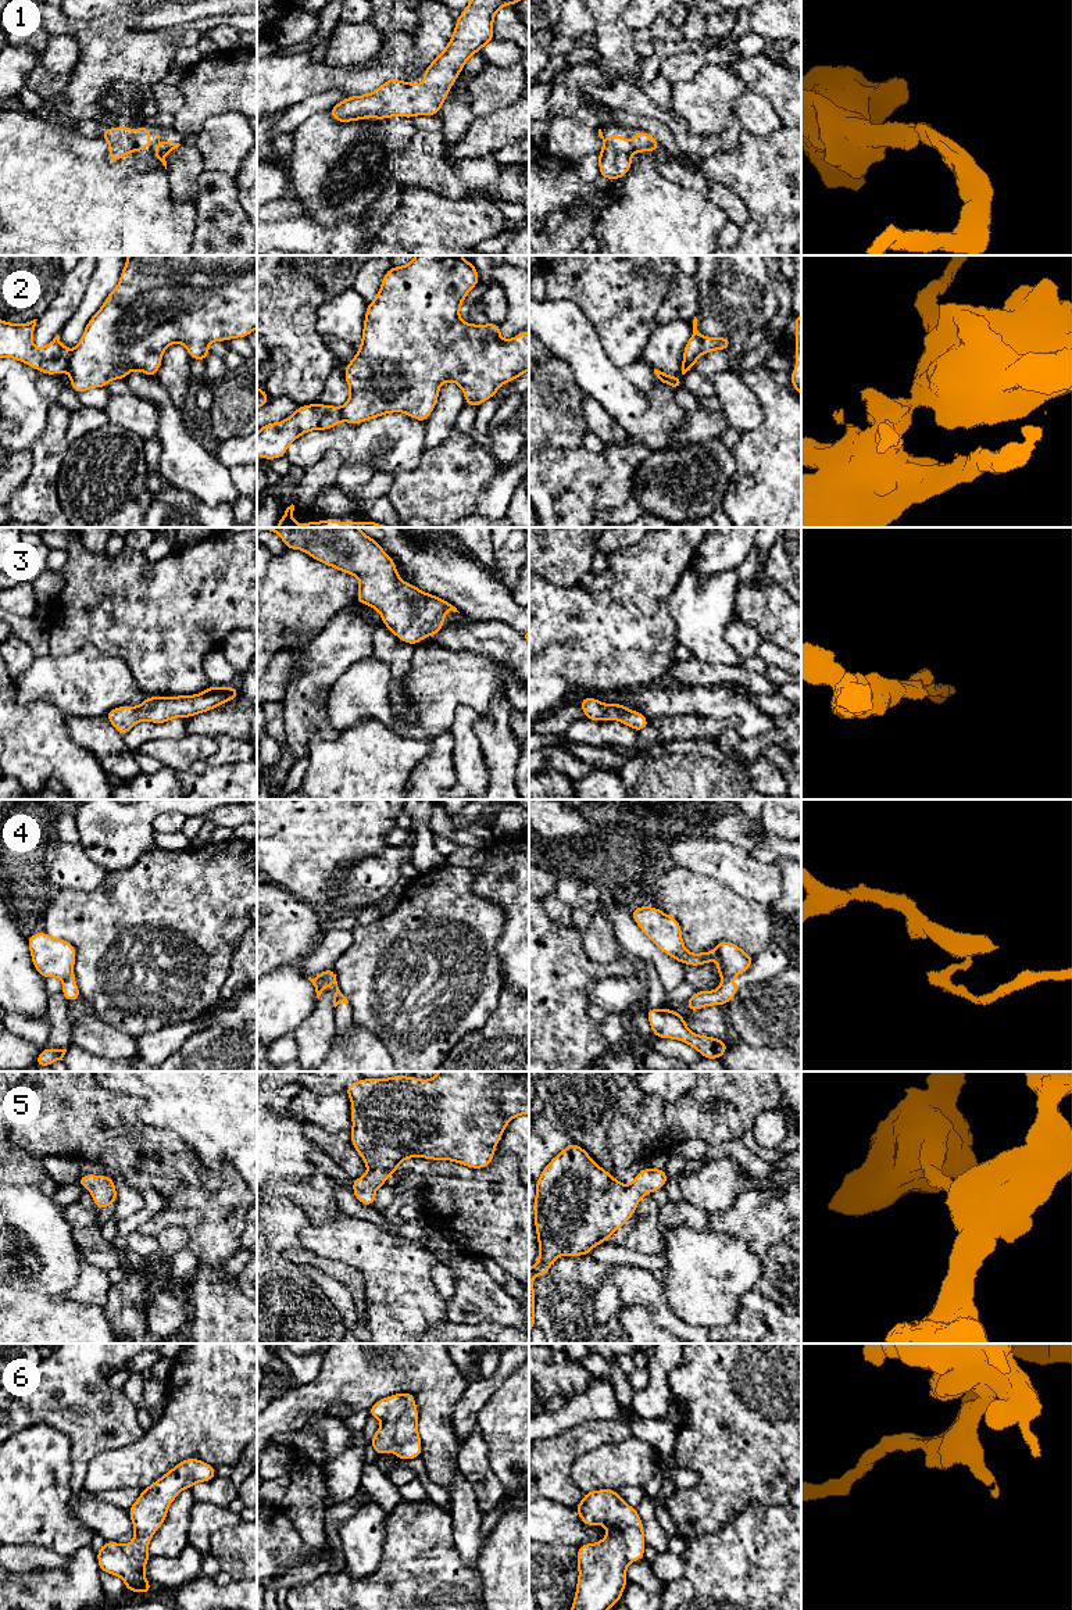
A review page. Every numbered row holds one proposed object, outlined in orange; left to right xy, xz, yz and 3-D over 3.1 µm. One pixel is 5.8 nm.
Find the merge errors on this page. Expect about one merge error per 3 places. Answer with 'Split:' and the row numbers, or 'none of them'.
Split: 2, 4

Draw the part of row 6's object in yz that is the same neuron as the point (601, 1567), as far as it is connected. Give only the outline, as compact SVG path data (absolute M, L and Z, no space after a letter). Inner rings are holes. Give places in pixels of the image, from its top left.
M614 1489L585 1492L585 1498L573 1510L586 1527L604 1525L608 1535L598 1543L583 1543L578 1548L579 1578L571 1610L608 1610L615 1606L628 1584L629 1561L644 1559L644 1530L636 1509L630 1507Z

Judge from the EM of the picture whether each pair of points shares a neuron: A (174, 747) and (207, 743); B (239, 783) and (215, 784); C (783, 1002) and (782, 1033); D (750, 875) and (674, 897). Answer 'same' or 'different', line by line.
A: same
B: same
C: same
D: different

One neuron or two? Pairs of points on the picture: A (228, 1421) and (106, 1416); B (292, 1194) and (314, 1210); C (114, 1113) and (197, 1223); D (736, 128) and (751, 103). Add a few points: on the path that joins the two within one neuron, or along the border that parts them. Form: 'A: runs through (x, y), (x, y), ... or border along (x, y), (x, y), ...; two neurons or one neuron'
A: border along (146, 1431), (135, 1441), (117, 1449); two neurons
B: runs through (297, 1194), (308, 1205); one neuron
C: runs through (135, 1141), (189, 1195); one neuron
D: border along (733, 114), (743, 129); two neurons

